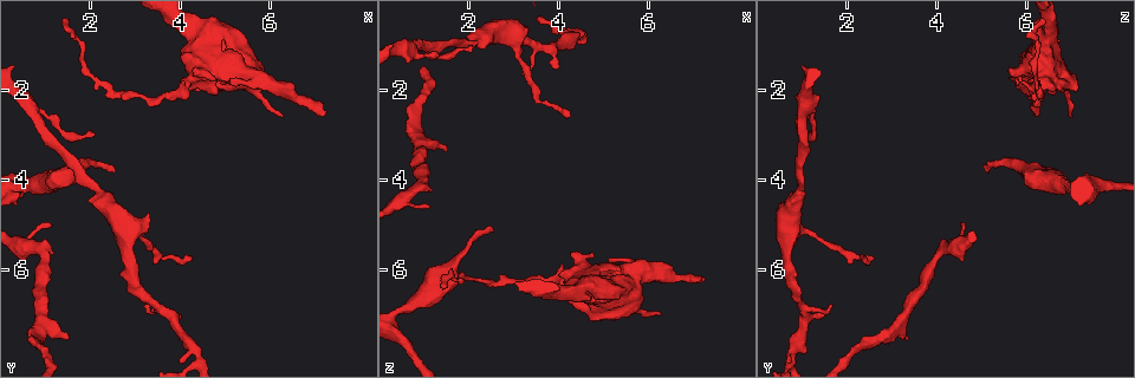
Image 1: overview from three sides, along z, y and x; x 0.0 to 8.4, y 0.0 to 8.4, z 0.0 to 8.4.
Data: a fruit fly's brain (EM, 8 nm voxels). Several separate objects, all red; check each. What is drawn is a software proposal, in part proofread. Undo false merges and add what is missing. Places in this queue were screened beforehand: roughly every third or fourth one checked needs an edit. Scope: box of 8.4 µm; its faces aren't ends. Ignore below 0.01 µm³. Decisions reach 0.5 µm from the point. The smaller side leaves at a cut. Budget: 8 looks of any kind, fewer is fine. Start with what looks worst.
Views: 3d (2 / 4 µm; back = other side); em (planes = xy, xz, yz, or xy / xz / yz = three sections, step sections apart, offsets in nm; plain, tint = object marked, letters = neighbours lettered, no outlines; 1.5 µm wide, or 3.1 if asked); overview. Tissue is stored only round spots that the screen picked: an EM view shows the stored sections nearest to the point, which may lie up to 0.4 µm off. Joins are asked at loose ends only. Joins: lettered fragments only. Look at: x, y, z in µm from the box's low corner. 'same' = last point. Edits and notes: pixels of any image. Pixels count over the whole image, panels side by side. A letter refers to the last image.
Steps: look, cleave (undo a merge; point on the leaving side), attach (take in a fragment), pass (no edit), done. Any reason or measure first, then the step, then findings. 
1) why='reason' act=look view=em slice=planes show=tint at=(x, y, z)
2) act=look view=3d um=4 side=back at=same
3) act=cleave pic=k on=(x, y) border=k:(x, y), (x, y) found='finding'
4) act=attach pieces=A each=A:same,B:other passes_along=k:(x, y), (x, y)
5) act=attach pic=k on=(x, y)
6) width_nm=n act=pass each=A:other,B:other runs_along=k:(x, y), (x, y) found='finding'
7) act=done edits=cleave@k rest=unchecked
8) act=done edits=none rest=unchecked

why='abrupt turn' act=look view=em slice=yz step=8 show=letters at=(4.40, 7.90, 0.75)

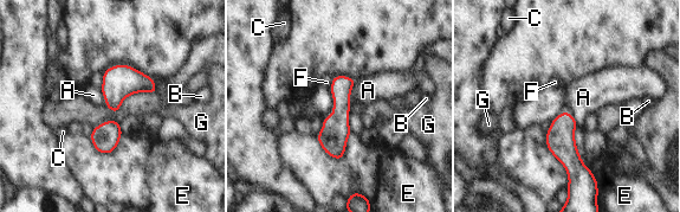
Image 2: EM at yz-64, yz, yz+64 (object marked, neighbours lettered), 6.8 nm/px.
longest_contact=G:360nm act=pass each=A:other,B:other,C:other,E:other,F:other,G:other runs_along=2:(343, 78), (338, 115), (340, 155) found='one neuron here'

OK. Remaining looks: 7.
act=look view=em slice=planes show=letters at=(1.00, 5.85, 3.95)

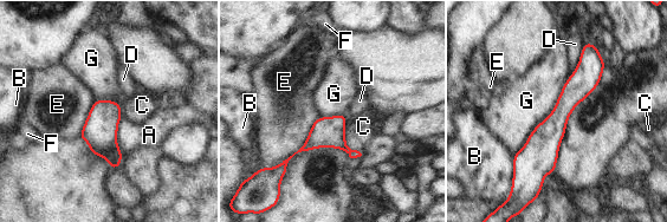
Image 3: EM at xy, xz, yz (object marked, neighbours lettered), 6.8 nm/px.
longest_contact=G:650nm act=pass each=A:other,B:other,C:other,D:other,E:other,F:other,G:other border=3:(570, 76), (555, 108), (513, 156) found='all the same neuron'

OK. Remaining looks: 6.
why='thick turns thin' act=look view=em slice=xz step=8 show=tint at=(2.30, 4.40, 0.95)

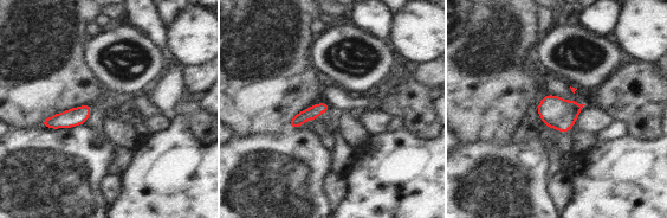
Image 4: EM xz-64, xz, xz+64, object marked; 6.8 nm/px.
act=look view=em slice=planes show=letters at=same

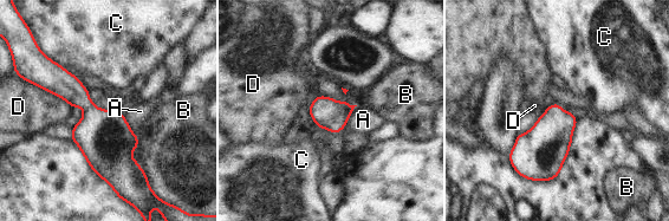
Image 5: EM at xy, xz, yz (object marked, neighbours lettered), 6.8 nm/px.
act=pass each=A:other,B:other,C:other,D:other border=5:(123, 112), (130, 129), (137, 136) found='one neuron here'

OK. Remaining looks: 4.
act=done edits=none rest=unchecked

